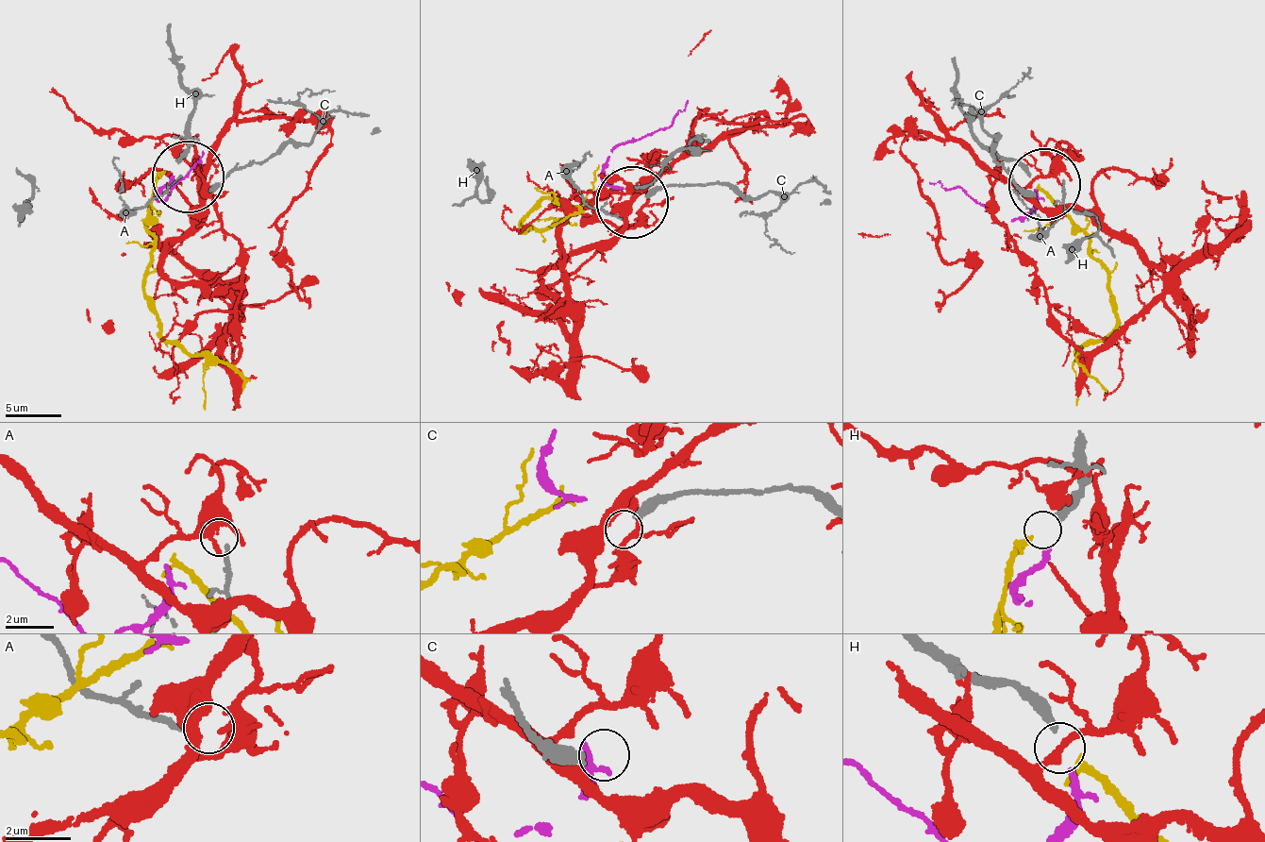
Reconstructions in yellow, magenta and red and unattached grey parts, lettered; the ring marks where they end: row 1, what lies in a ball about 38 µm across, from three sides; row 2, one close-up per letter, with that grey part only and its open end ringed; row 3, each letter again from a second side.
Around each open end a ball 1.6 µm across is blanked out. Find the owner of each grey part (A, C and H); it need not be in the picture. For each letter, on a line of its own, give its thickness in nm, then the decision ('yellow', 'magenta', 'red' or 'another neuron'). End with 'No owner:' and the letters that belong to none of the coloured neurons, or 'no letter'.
A: calibre 180 nm; red
C: calibre 400 nm; another neuron
H: calibre 320 nm; yellow
No owner: C

